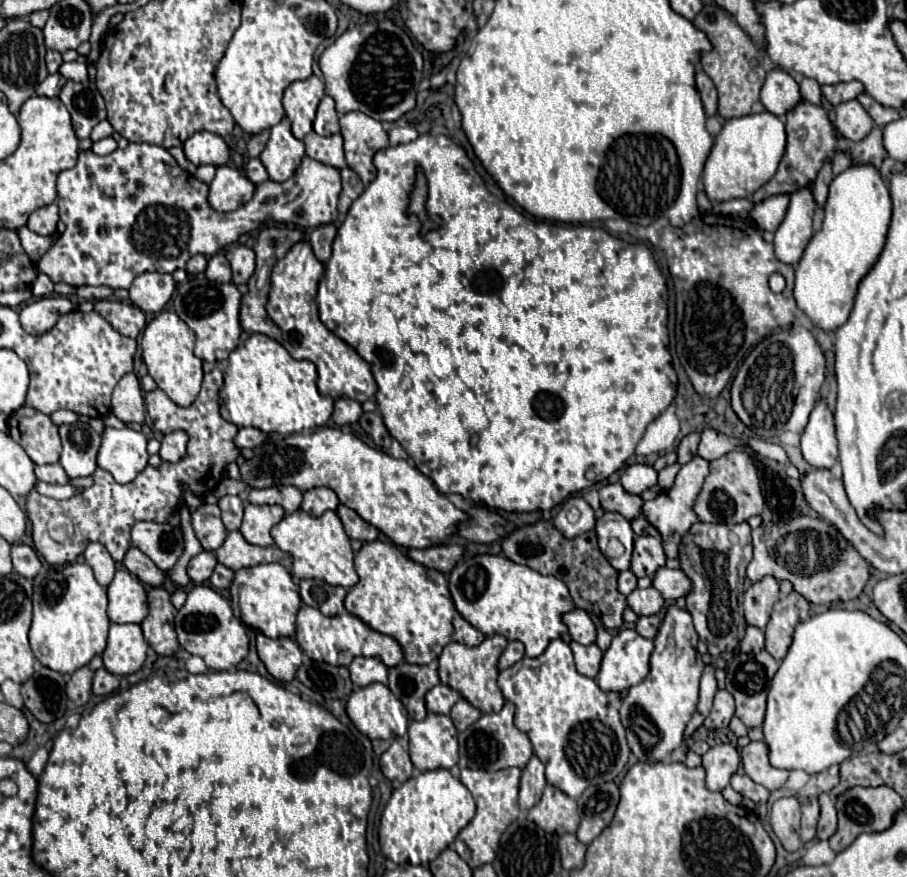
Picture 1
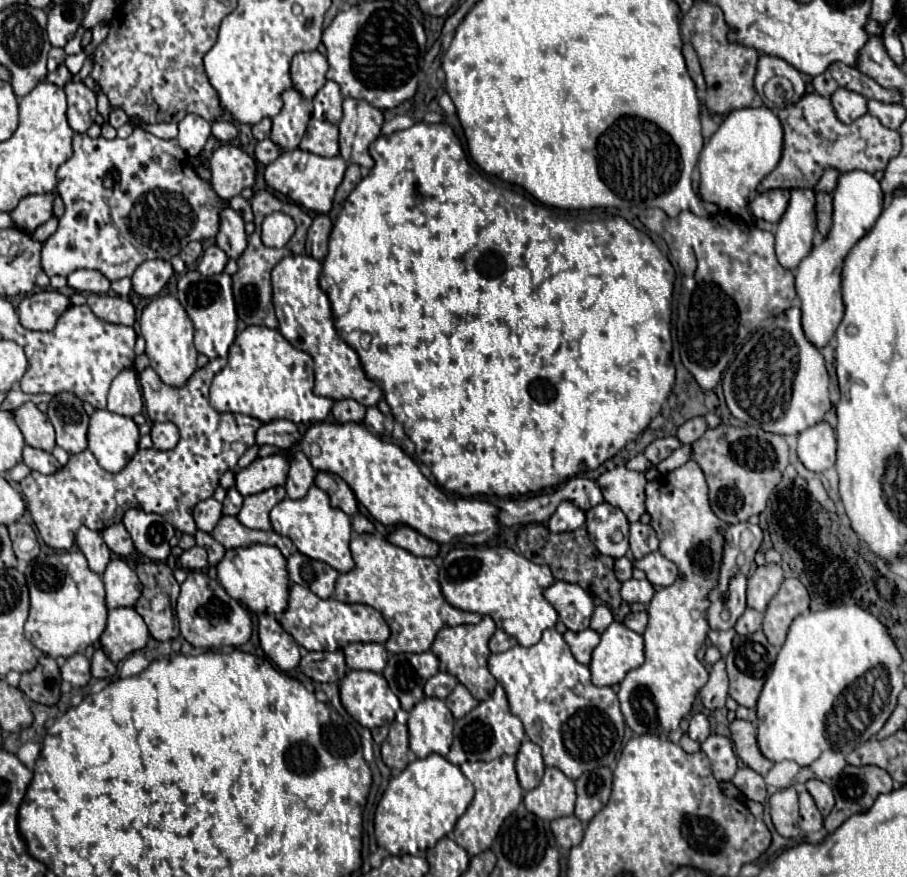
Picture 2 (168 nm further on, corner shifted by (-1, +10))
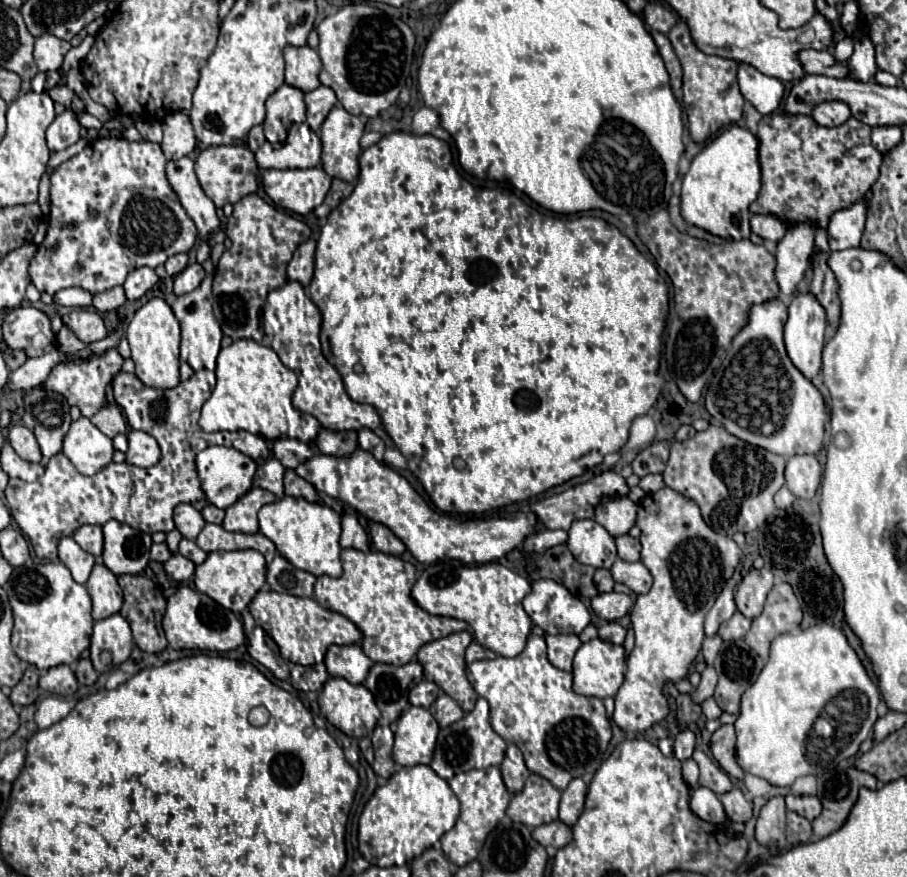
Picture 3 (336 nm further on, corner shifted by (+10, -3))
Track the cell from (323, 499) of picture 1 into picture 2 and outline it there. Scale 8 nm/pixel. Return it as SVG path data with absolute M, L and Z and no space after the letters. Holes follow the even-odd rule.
M296 453L290 461L290 473L286 481L286 491L290 499L300 499L308 493L308 489L316 481L316 469L312 469L308 457L304 453Z

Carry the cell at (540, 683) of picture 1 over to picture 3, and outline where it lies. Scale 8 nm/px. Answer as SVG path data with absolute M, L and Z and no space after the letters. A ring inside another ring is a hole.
M529 634L523 652L513 658L497 656L493 660L471 662L467 666L467 678L469 678L471 686L475 688L475 692L489 702L493 730L507 744L515 744L523 752L525 764L531 772L547 778L559 790L565 790L573 778L593 774L601 766L605 752L607 752L607 744L611 740L611 724L605 714L603 700L579 696L573 692L573 676L565 670L555 668L547 660L547 646L541 636ZM507 718L513 720L511 726L505 724Z

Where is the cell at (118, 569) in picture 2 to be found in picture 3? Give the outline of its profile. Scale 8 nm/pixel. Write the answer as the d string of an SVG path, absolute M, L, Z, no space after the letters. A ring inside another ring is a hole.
M103 564L93 566L93 574L87 580L87 590L89 590L89 596L93 598L95 620L109 618L121 610L121 604L123 604L121 586L117 584L115 574L107 566Z

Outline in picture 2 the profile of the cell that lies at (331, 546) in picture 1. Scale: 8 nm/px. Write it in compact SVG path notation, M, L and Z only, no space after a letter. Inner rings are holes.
M316 485L302 499L286 497L284 501L280 501L270 511L270 521L272 521L274 531L288 537L296 545L296 549L304 553L306 557L324 561L330 567L334 567L338 573L348 573L354 569L354 559L348 549L350 535L352 535L350 517L342 509L334 509L330 505L330 497Z

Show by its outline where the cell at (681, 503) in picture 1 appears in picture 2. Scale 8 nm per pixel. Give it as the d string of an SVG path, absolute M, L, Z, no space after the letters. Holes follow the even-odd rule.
M688 461L686 465L660 475L658 479L650 481L646 485L646 513L652 517L650 525L654 527L658 539L660 539L660 553L674 561L678 565L680 577L660 591L656 591L654 599L648 607L648 627L644 631L644 643L646 643L646 661L628 671L624 681L620 683L620 705L626 719L626 725L636 735L666 735L670 731L676 731L680 727L680 721L690 713L692 703L698 695L698 691L704 687L704 681L708 681L708 671L698 659L698 651L706 641L708 623L706 623L706 593L712 589L718 581L718 567L722 561L722 537L720 529L726 527L710 509L708 503L708 487L704 481L704 473L700 473L700 465L696 461Z

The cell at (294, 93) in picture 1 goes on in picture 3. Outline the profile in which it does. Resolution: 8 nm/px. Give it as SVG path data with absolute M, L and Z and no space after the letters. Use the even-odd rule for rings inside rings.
M285 46L285 82L309 92L317 88L319 72L321 72L321 58L311 46Z

